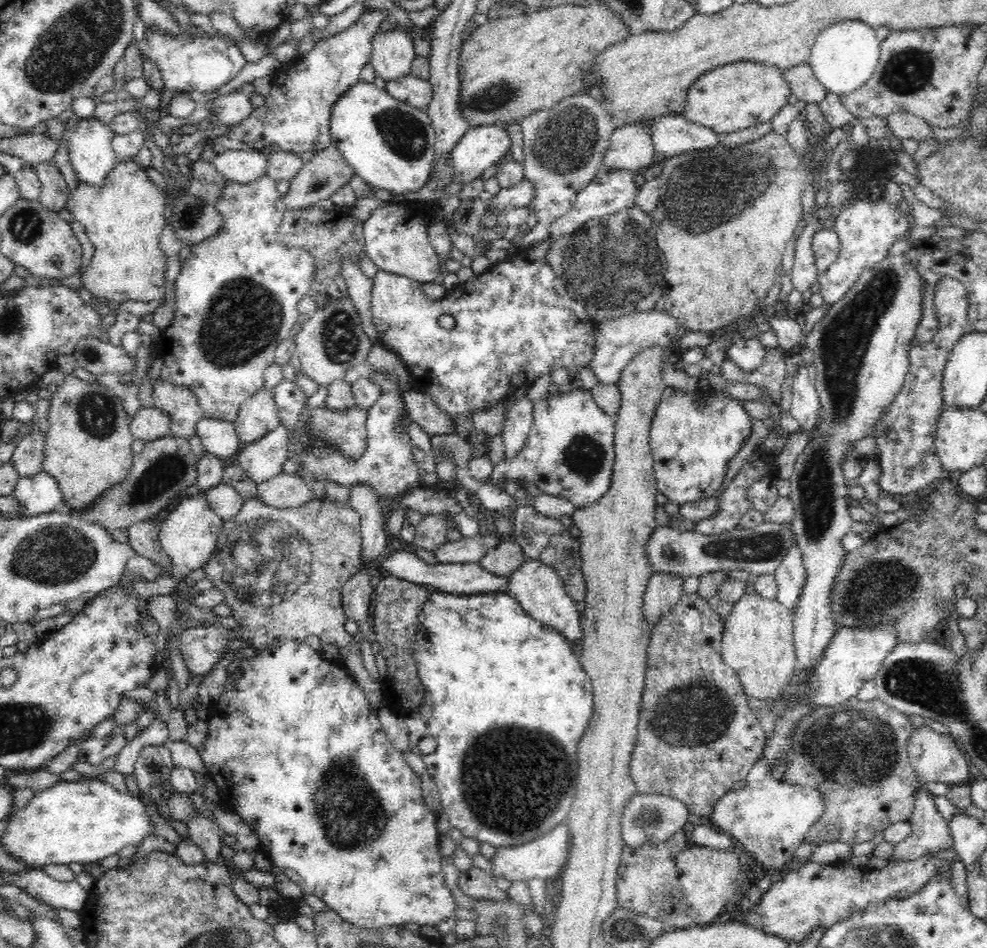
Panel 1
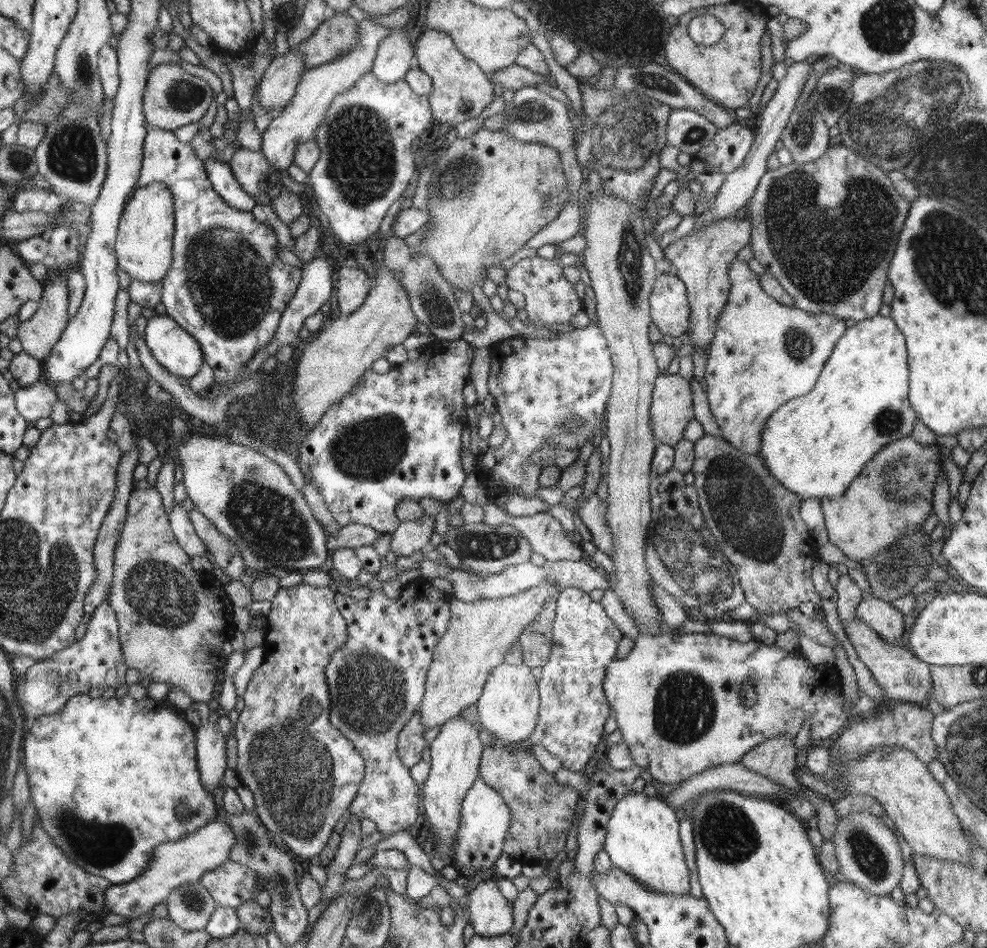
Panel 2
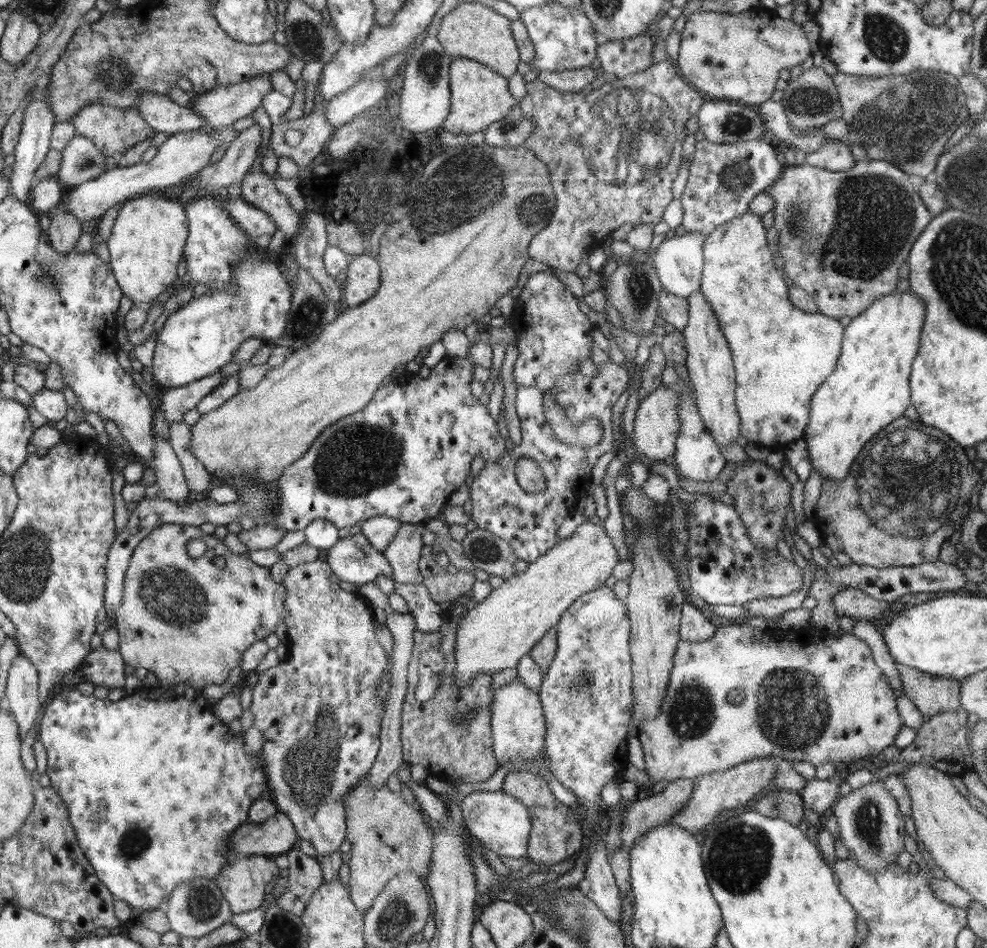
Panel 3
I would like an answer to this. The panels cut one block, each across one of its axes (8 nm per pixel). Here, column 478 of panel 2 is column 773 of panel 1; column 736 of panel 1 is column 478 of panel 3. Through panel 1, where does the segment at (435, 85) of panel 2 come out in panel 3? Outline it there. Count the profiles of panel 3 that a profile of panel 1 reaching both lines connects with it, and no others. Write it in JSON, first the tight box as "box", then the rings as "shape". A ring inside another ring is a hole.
{"box":[440,58,516,134],"shape":[[[467,58],[451,59],[449,64],[451,107],[440,128],[452,134],[484,132],[493,122],[502,120],[514,107],[516,100],[508,89],[508,79],[489,66]]]}

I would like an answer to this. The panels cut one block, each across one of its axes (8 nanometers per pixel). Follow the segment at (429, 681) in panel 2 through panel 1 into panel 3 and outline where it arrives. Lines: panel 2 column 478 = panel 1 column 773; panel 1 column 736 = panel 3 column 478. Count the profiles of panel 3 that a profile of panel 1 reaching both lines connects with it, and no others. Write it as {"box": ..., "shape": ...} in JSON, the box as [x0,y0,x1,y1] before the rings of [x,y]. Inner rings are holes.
{"box":[455,520,620,686],"shape":[[[585,520],[564,540],[558,541],[548,552],[530,563],[526,572],[521,572],[505,580],[499,588],[492,589],[483,601],[469,605],[464,616],[459,620],[455,644],[455,682],[457,686],[466,686],[479,672],[496,674],[504,668],[514,668],[524,655],[550,630],[555,628],[566,609],[583,594],[604,586],[612,576],[620,557],[612,540],[604,529],[604,524],[596,525]]]}

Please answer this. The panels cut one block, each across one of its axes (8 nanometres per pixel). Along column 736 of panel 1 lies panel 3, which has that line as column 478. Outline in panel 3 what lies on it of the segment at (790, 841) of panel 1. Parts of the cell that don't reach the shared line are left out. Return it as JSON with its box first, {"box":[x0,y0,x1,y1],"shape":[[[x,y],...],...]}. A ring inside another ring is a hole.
{"box":[459,791,532,859],"shape":[[[476,791],[469,793],[459,806],[463,824],[468,828],[468,832],[482,843],[483,851],[490,850],[500,857],[514,859],[527,856],[532,819],[526,806],[516,798],[501,791]]]}

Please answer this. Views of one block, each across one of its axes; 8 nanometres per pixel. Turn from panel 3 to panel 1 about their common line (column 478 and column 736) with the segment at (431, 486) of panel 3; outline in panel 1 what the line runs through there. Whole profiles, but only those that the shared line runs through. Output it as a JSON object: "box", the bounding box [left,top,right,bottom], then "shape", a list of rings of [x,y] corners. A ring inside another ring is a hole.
{"box":[650,338,767,504],"shape":[[[748,338],[736,339],[725,351],[726,358],[733,361],[744,374],[750,374],[764,362],[767,350],[761,339]],[[666,387],[656,408],[650,434],[657,489],[670,501],[684,504],[714,496],[722,486],[730,460],[751,434],[752,417],[739,401],[722,392],[678,392]]]}

